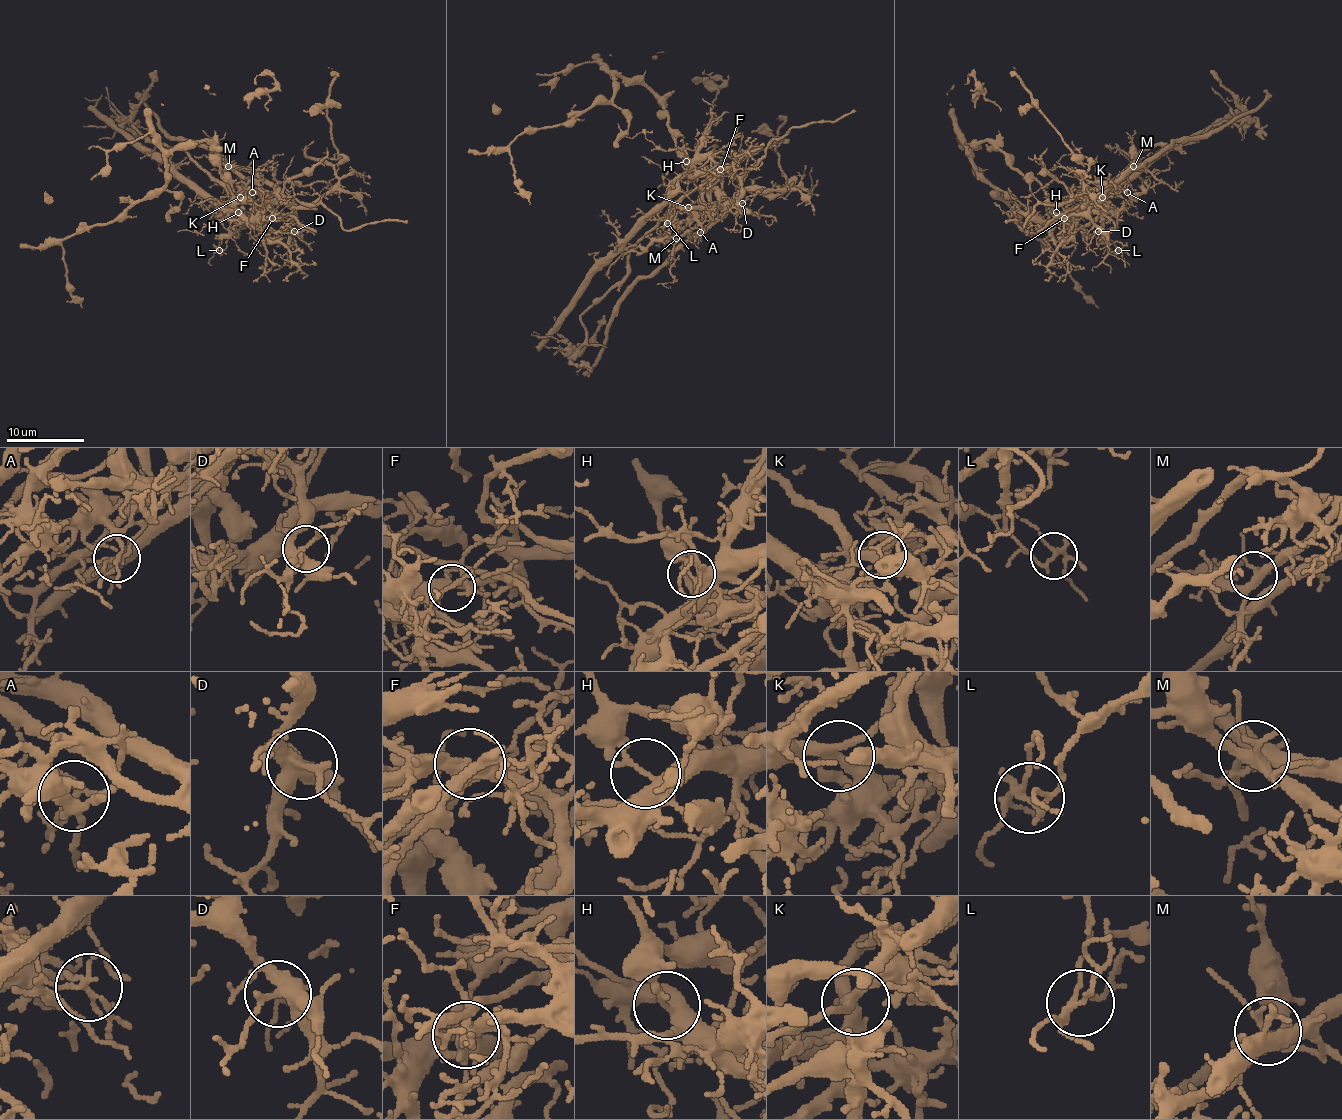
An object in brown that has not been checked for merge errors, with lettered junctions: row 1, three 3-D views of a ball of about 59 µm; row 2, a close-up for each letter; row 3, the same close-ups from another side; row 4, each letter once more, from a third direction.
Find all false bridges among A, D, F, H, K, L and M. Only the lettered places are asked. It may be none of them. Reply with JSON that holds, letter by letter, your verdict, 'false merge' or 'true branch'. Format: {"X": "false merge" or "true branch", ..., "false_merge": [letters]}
{"A": "false merge", "D": "true branch", "F": "false merge", "H": "false merge", "K": "true branch", "L": "false merge", "M": "true branch", "false_merge": ["A", "F", "H", "L"]}

